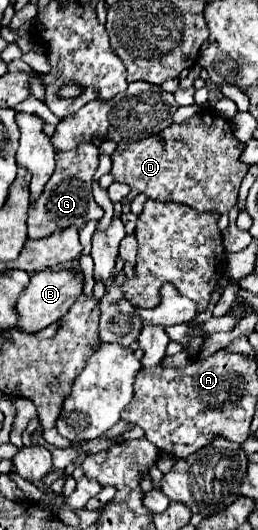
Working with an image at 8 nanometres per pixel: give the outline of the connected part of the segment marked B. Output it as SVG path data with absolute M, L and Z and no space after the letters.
M61 269L61 271L39 271L31 277L27 289L21 293L21 299L17 301L17 313L19 313L19 327L27 333L41 331L43 327L55 323L69 311L69 307L77 301L77 295L83 295L85 287L85 275L83 271L73 269Z

